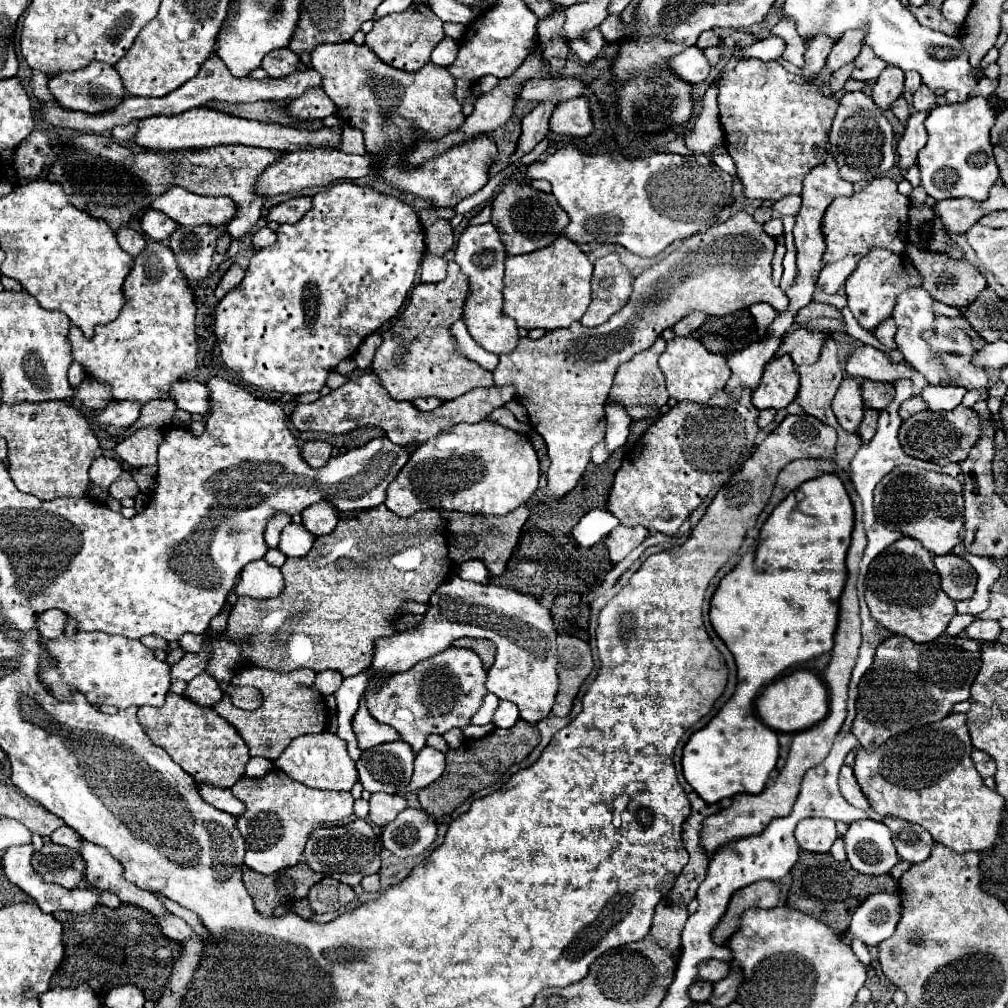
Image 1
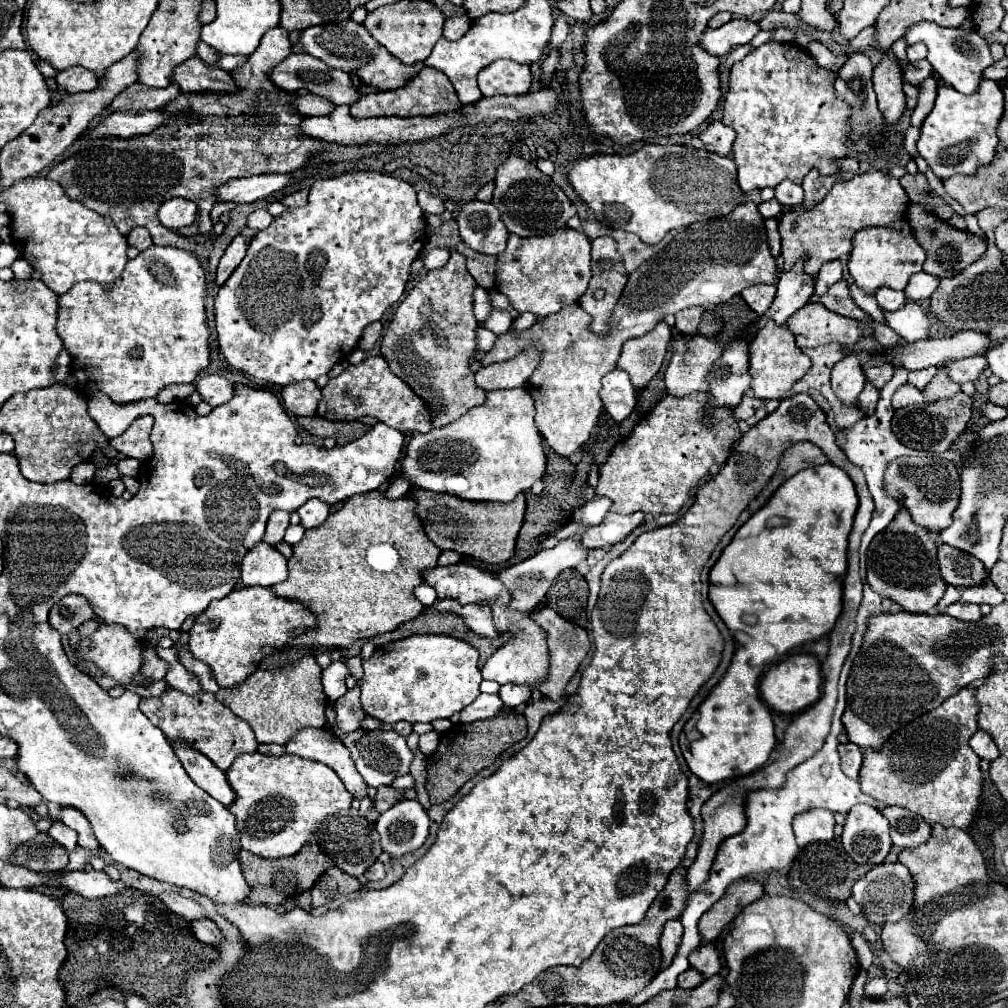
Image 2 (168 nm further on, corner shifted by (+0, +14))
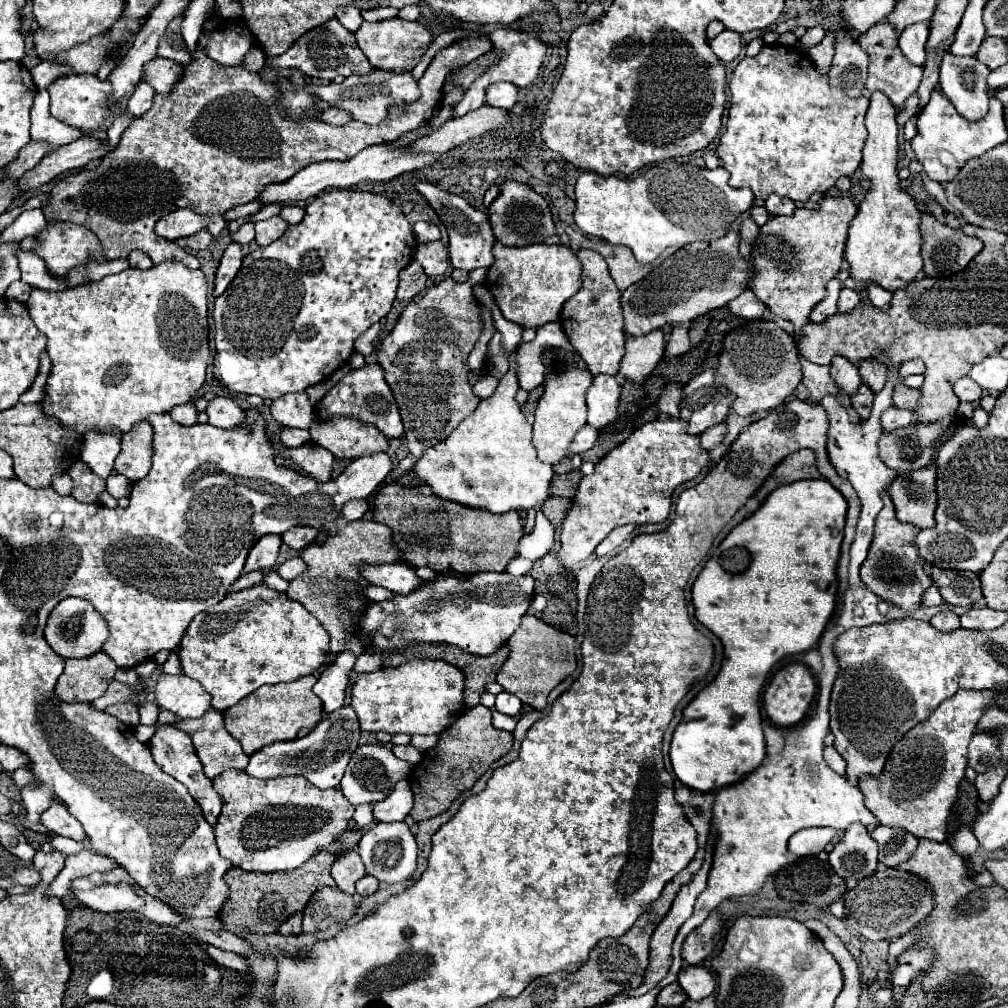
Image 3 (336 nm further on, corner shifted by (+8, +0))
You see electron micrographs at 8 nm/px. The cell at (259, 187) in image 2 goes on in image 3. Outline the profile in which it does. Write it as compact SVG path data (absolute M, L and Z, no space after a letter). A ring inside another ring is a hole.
M488 51L486 55L482 55L482 59L466 65L460 73L454 75L454 83L458 85L458 89L454 93L446 93L444 95L444 101L442 101L442 109L438 109L434 113L434 119L430 119L430 123L426 127L420 127L418 131L410 131L406 135L402 135L398 141L392 141L392 143L384 143L384 145L372 145L372 147L366 147L362 149L358 155L354 155L354 159L346 159L346 161L322 161L322 163L312 163L310 167L304 167L302 171L298 171L294 177L290 177L288 181L282 181L282 183L274 183L274 185L268 185L264 187L260 193L258 193L258 201L264 203L264 205L270 205L270 203L296 203L296 201L306 201L308 197L316 197L318 193L324 193L328 189L350 189L358 183L364 183L364 181L390 181L402 173L410 173L414 169L422 169L422 167L428 167L432 163L436 163L438 159L444 159L448 157L446 155L410 155L410 153L404 153L400 151L404 145L408 145L410 141L418 139L420 135L426 135L430 133L434 127L440 127L442 123L446 123L446 119L452 119L452 105L460 101L462 97L462 89L466 89L478 75L482 75L482 71L486 69L486 65L490 65L492 61L496 61L498 55L494 51Z

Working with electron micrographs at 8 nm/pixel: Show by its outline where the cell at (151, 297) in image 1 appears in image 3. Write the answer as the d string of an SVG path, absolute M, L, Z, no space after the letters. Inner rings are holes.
M166 261L162 265L154 265L150 269L132 269L128 267L126 271L118 273L118 275L108 275L102 281L90 283L90 285L80 285L74 289L64 289L64 291L46 291L46 289L38 289L32 287L30 291L30 299L28 299L28 309L30 309L30 317L34 321L34 325L38 327L40 333L46 335L48 343L46 343L46 351L52 359L52 373L48 377L48 391L46 391L46 399L42 401L44 411L48 415L54 415L58 421L62 421L62 425L76 429L80 435L84 435L90 429L96 431L112 431L114 427L122 433L130 431L134 423L146 419L146 415L150 413L168 413L172 407L180 405L180 403L188 403L198 389L204 383L206 377L206 367L208 367L208 359L210 359L210 345L208 345L208 307L206 307L206 291L208 283L206 277L200 269L192 271L188 267L184 267L178 261Z

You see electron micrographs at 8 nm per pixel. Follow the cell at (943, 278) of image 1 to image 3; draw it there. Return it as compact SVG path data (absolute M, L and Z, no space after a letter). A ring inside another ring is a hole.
M922 213L922 239L922 271L928 277L950 277L982 251L980 239L938 223L930 213Z

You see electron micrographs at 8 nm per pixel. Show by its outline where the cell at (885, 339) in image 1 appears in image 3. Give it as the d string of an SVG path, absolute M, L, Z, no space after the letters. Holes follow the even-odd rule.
M870 283L866 291L868 291L870 303L872 303L874 307L878 307L880 311L886 311L886 309L890 307L890 299L892 299L892 295L890 295L886 289L882 289L882 287L878 287L878 285Z

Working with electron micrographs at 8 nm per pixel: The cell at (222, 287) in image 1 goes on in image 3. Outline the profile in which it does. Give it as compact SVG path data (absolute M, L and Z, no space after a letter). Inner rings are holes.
M230 243L228 249L222 255L220 267L216 271L216 283L214 283L214 297L220 297L224 293L224 289L228 287L228 283L234 279L234 275L238 273L240 265L242 265L244 253L240 249L238 243Z

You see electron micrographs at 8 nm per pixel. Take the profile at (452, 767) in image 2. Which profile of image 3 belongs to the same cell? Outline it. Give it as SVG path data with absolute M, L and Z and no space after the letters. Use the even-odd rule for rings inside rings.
M476 705L476 707L468 709L456 723L452 723L446 731L440 733L438 745L436 745L434 749L426 751L426 753L422 755L422 761L412 769L412 773L410 773L410 777L408 777L408 783L410 783L412 793L414 793L414 807L412 807L410 815L412 815L412 819L414 819L416 823L426 821L426 819L430 819L430 817L436 817L436 815L444 813L446 809L450 809L452 801L454 801L462 791L472 789L474 783L486 773L486 769L488 769L496 759L500 759L502 755L506 755L506 753L512 749L512 743L514 743L512 733L494 729L490 719L492 719L492 717L490 717L490 713L488 713L488 707L484 707L484 705Z

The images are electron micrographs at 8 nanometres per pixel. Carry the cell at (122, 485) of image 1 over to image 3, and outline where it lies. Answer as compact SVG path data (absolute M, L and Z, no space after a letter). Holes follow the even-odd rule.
M82 461L74 463L74 469L68 471L68 475L74 479L74 491L72 497L80 503L96 503L98 495L106 489L106 481L90 471L90 467Z

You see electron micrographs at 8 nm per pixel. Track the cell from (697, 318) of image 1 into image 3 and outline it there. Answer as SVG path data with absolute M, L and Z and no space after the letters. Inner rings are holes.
M676 325L672 329L672 335L666 343L666 357L676 357L676 355L684 355L690 349L690 341L688 341L688 327L686 325Z

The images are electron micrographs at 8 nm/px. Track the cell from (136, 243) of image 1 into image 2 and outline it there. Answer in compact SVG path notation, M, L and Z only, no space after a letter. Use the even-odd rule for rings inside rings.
M136 227L136 229L128 235L128 243L130 243L132 247L136 247L138 251L144 251L144 249L148 249L148 247L152 245L152 237L150 237L150 233L148 233L144 227Z

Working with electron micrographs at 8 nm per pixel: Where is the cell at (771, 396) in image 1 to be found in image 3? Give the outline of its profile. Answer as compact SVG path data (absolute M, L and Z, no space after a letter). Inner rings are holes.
M768 319L750 321L726 335L720 353L720 365L716 369L716 383L722 389L732 391L736 395L732 409L738 415L746 417L758 411L768 413L776 409L778 405L784 403L786 397L794 393L800 381L802 381L802 369L798 361L796 343L792 335L776 327L774 321Z

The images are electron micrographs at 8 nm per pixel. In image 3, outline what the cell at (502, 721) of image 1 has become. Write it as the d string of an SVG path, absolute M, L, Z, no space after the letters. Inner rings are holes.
M502 691L502 693L498 693L498 695L496 695L496 705L494 705L494 709L496 709L496 711L500 711L500 713L504 713L504 715L514 717L514 715L518 715L518 713L520 713L522 703L520 703L520 699L518 699L516 695Z

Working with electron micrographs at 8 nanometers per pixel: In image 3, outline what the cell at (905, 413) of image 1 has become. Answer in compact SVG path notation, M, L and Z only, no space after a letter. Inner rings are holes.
M890 407L882 413L882 427L884 431L894 431L898 427L906 427L914 421L914 413L910 409L900 409L900 407Z

